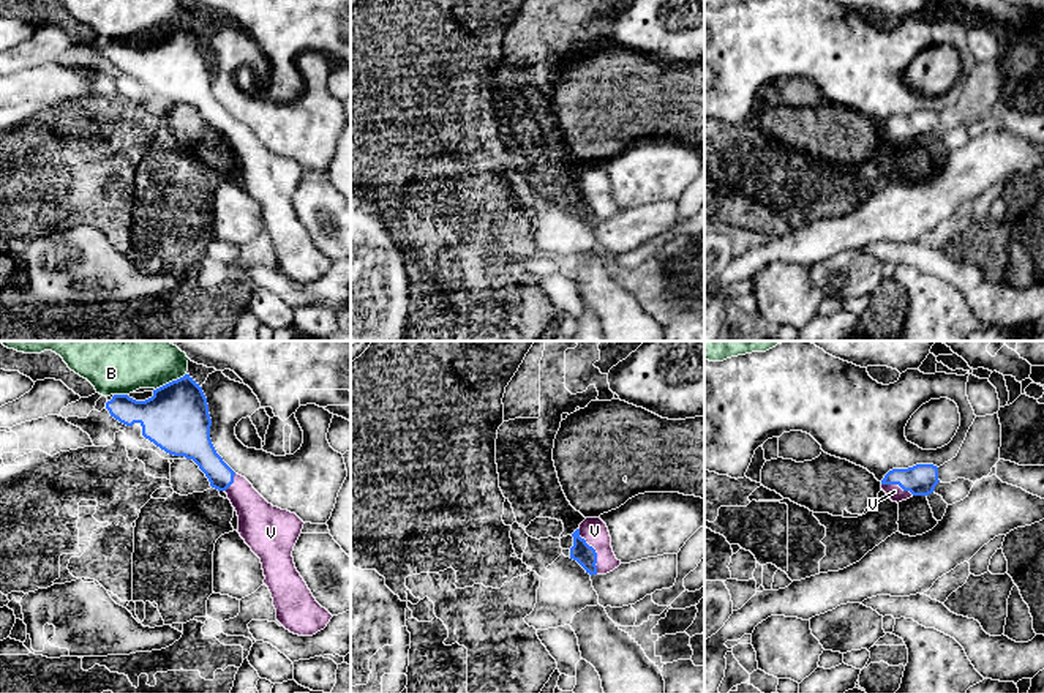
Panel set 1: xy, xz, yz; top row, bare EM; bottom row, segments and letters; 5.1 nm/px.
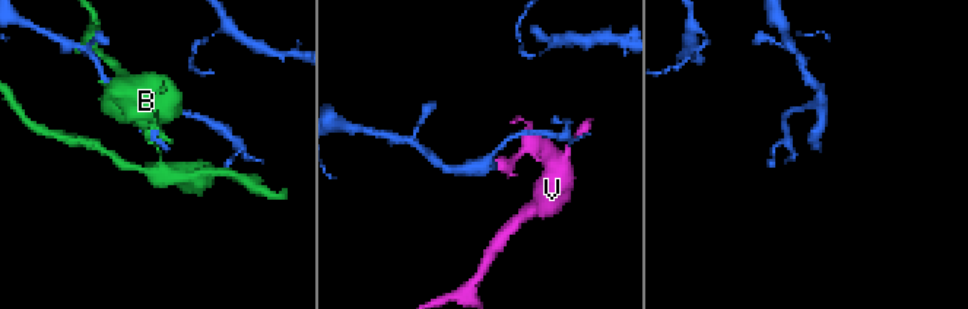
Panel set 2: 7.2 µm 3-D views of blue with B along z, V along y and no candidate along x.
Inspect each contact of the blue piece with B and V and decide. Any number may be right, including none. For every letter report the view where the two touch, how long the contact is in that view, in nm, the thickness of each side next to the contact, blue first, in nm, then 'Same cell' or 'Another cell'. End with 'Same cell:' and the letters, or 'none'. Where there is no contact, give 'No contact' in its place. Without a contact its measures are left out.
B: Touches blue in xy. Shared border 180 nm. Thickness 340 nm (blue) against 380 nm. Another cell
V: Touches blue in xz. Shared border 260 nm. Thickness 110 nm (blue) against 140 nm. Same cell
Same cell: V

